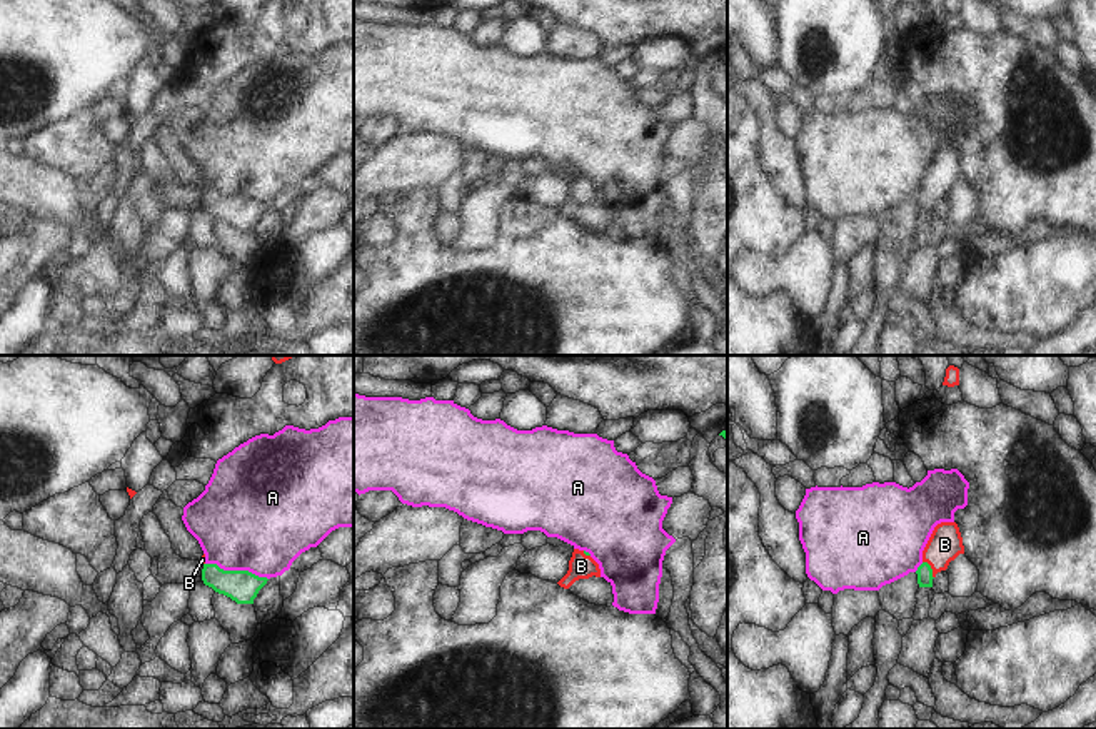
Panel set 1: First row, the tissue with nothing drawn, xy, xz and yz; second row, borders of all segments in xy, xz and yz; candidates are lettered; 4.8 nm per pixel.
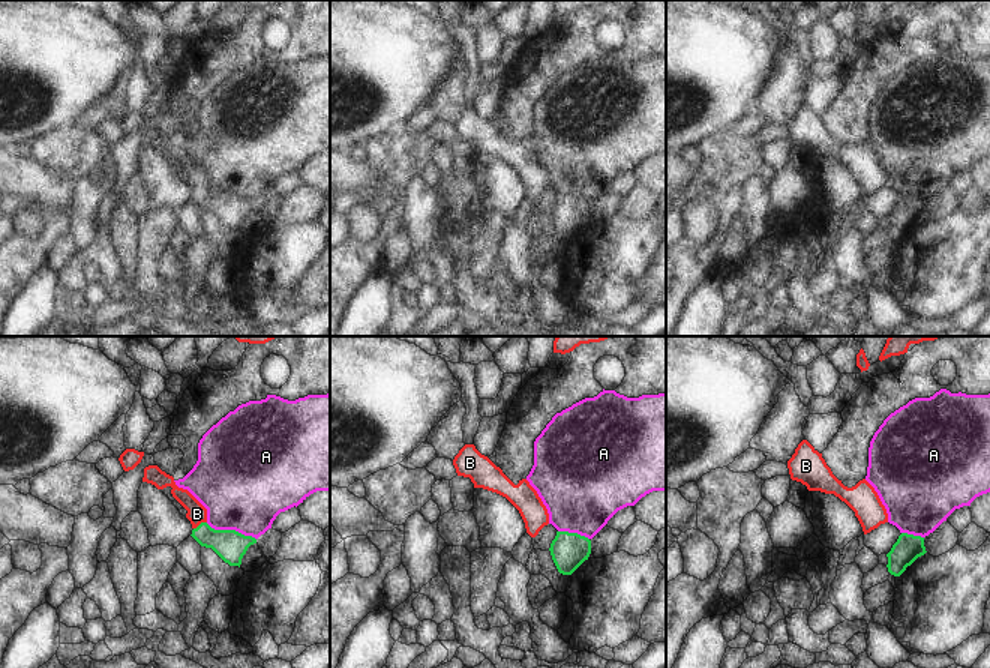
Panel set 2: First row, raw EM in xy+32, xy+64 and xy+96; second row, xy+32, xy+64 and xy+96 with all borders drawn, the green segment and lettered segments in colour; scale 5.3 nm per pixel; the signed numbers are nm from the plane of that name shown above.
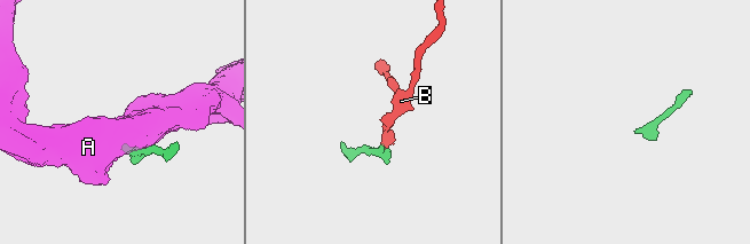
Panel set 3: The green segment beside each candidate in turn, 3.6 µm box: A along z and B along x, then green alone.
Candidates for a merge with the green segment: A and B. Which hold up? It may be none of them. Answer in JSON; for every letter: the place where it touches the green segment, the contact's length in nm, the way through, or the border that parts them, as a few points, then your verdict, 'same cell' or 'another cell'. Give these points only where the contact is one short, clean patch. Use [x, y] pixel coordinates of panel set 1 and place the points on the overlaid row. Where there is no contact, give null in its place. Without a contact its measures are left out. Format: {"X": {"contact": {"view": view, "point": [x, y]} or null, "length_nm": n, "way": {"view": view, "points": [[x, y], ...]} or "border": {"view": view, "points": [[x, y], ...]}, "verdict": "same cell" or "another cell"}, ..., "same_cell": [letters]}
{"A": {"contact": {"view": "xy", "point": [237, 571]}, "length_nm": 320, "verdict": "another cell"}, "B": {"contact": {"view": "yz", "point": [931, 569]}, "length_nm": 100, "way": {"view": "yz", "points": [[925, 573], [931, 569], [936, 554], [945, 544]]}, "verdict": "same cell"}, "same_cell": ["B"]}

